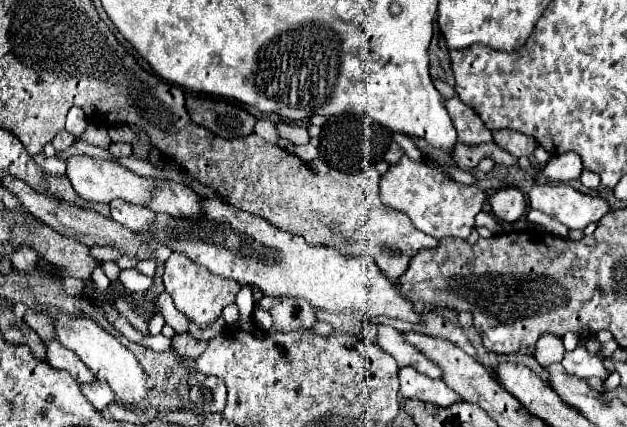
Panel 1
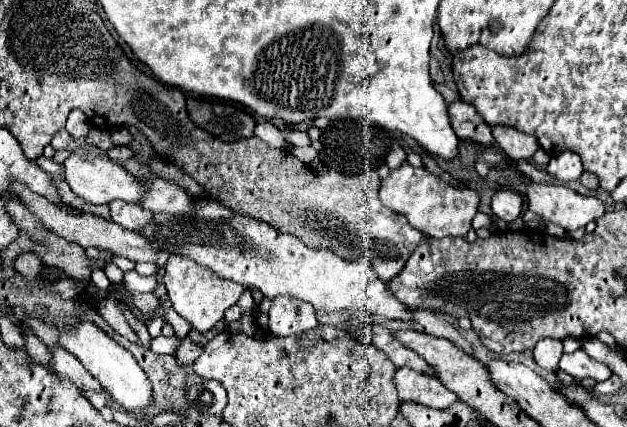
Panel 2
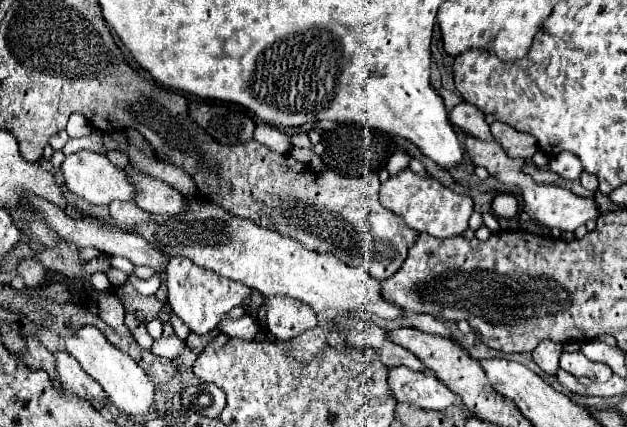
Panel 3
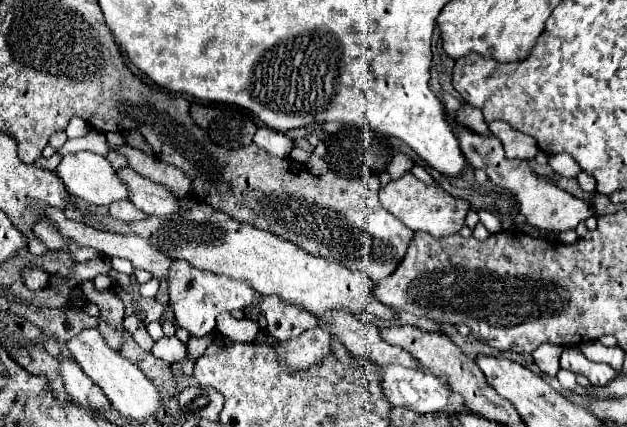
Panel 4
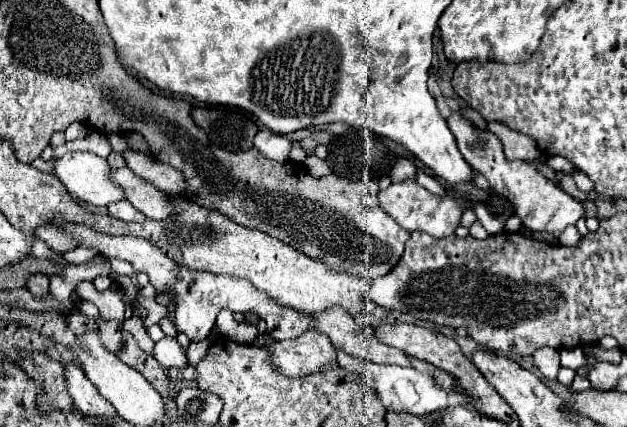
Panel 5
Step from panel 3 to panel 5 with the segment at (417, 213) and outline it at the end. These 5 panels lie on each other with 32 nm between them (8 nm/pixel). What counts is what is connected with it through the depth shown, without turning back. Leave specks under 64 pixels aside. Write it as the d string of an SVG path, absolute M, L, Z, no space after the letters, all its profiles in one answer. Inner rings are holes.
M404 180L398 184L390 184L386 190L380 190L380 206L384 208L384 212L388 212L402 228L410 230L410 232L420 231L436 236L436 238L444 238L454 234L456 228L460 226L462 214L464 214L464 204L456 202L454 198L442 198L432 194L430 190L422 188L416 180Z

